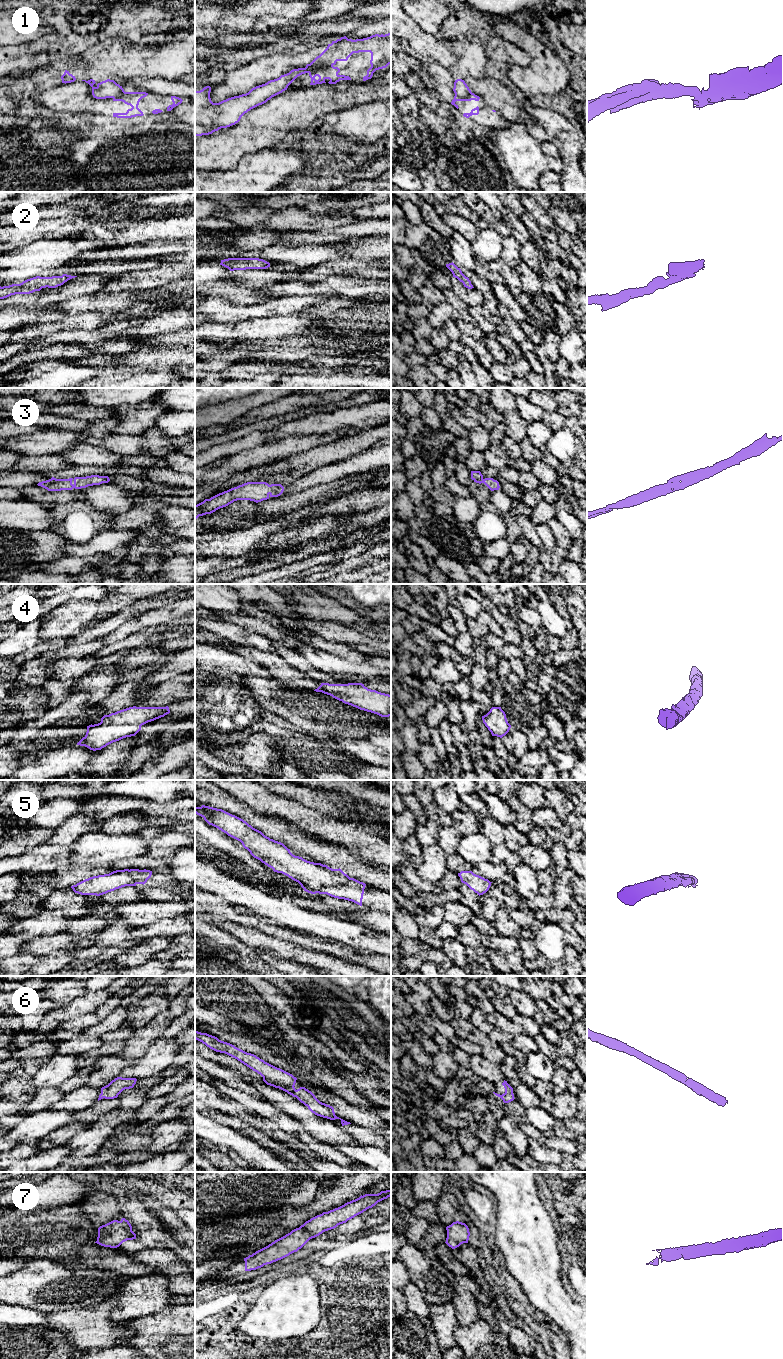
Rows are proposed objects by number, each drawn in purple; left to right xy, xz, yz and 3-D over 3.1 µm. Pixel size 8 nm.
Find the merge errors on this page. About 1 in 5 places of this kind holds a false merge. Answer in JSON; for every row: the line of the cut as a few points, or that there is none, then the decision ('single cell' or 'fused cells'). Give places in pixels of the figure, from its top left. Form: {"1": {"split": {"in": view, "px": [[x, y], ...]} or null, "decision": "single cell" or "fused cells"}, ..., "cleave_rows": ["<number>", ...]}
{"1": {"split": {"in": "xz", "px": [[306, 66], [313, 65], [316, 68]]}, "decision": "fused cells"}, "2": {"split": null, "decision": "single cell"}, "3": {"split": null, "decision": "single cell"}, "4": {"split": null, "decision": "single cell"}, "5": {"split": null, "decision": "single cell"}, "6": {"split": null, "decision": "single cell"}, "7": {"split": null, "decision": "single cell"}, "cleave_rows": ["1"]}

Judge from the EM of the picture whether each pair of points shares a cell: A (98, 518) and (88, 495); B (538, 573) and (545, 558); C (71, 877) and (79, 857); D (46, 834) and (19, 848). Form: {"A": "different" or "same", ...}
{"A": "different", "B": "different", "C": "different", "D": "same"}

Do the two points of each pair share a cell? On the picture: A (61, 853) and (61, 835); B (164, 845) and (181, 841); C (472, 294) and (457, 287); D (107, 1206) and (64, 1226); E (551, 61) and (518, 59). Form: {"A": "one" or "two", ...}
{"A": "two", "B": "one", "C": "one", "D": "two", "E": "two"}

